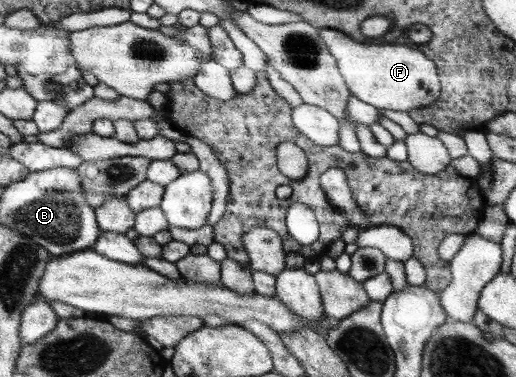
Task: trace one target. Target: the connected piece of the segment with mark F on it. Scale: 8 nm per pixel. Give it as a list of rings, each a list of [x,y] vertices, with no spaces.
[[[319,28],[321,39],[337,62],[351,94],[378,109],[409,111],[437,101],[440,79],[436,65],[408,45],[363,45],[336,29]]]

